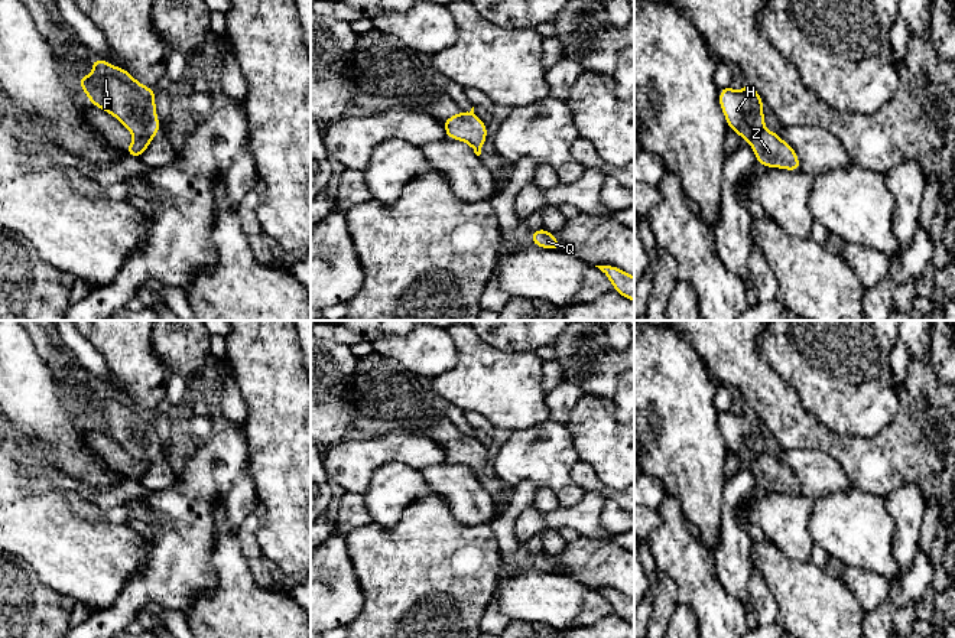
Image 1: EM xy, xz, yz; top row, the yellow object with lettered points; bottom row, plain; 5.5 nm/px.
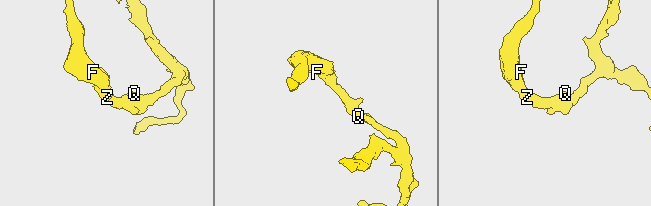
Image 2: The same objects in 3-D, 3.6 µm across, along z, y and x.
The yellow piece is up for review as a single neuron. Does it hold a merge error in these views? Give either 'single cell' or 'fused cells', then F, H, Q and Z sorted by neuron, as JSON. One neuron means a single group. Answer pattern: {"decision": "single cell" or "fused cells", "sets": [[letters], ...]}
{"decision": "fused cells", "sets": [["F", "H"], ["Q", "Z"]]}

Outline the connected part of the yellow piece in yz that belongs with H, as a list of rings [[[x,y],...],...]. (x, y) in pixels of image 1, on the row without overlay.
[[[744,406],[743,414],[731,410],[720,413],[720,429],[725,437],[728,452],[733,452],[744,463],[751,463],[760,453],[764,453],[763,421]]]

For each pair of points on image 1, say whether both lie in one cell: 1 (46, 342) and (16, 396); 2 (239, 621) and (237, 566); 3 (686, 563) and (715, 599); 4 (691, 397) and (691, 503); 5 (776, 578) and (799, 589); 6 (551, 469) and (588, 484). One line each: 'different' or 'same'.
1: different
2: same
3: same
4: same
5: same
6: different

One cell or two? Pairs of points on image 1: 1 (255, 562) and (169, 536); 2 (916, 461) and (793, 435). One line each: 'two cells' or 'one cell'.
1: two cells
2: one cell

